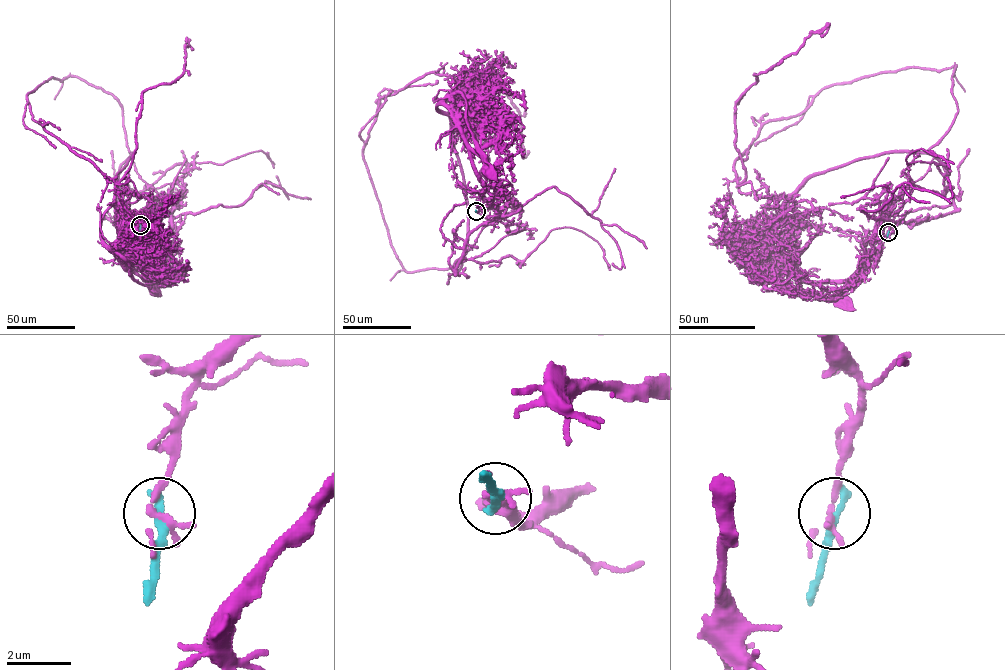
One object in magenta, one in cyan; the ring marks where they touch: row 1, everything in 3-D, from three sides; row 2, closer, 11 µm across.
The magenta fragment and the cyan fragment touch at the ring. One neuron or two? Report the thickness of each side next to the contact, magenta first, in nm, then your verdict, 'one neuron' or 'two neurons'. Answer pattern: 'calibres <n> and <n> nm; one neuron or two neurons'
calibres 190 and 340 nm; two neurons

